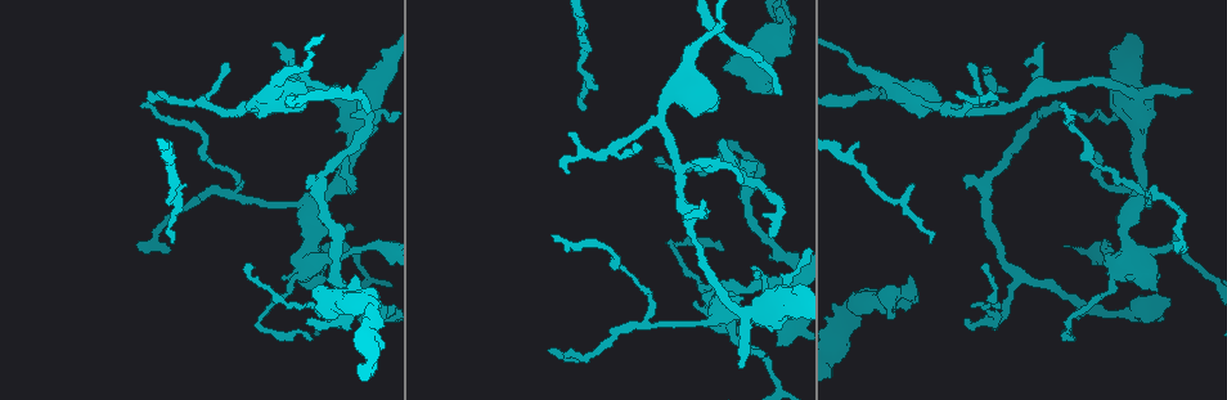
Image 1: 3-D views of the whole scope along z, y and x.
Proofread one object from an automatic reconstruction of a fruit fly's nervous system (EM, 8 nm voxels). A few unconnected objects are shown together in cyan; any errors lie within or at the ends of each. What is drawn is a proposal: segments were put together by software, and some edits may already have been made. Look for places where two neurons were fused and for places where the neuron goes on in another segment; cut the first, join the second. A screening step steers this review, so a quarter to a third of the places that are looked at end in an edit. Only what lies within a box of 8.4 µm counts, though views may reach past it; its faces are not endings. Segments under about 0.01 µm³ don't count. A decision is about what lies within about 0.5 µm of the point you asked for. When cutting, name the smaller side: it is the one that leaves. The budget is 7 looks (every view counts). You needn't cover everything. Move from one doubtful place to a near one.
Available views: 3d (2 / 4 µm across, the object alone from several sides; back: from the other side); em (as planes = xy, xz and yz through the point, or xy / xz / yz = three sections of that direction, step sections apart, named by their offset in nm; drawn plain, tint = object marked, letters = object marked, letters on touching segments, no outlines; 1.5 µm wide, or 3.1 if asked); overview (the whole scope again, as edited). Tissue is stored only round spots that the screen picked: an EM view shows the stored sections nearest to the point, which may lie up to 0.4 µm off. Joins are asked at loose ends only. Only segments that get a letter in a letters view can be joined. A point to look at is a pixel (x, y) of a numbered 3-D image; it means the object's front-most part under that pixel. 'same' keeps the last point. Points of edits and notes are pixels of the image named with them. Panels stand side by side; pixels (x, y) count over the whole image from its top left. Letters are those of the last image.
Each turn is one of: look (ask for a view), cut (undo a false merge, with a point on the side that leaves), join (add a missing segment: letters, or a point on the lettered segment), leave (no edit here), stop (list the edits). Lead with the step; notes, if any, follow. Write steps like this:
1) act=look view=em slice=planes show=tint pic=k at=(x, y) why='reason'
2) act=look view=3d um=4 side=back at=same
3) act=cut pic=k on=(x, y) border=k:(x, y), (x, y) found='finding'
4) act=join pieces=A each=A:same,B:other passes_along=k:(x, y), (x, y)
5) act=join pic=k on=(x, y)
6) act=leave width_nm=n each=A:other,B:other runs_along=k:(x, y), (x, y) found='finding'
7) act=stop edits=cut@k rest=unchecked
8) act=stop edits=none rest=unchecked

act=look view=em slice=xz step=8 show=letters pic=1 at=(965, 320) why='free end'

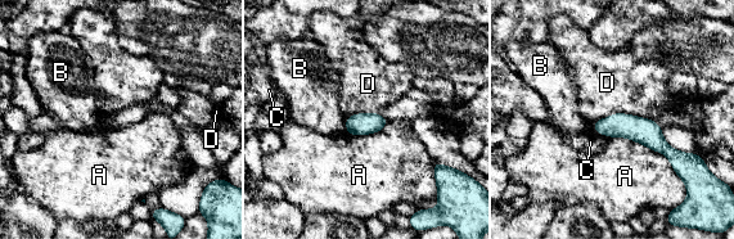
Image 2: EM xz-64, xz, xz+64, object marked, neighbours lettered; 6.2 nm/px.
act=look view=em slice=planes show=letters at=same why='cut it another way'

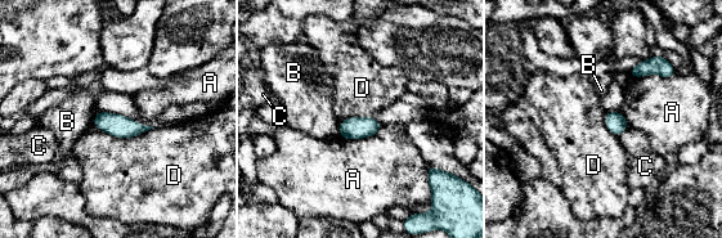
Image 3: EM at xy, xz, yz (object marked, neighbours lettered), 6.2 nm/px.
act=leave width_nm=130 each=A:other,B:other,C:other,D:other border=3:(92, 122), (116, 137), (155, 128) found='none of them fits'

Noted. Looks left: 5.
act=look view=3d um=2 pic=1 at=(779, 90) why='end of a long branch'

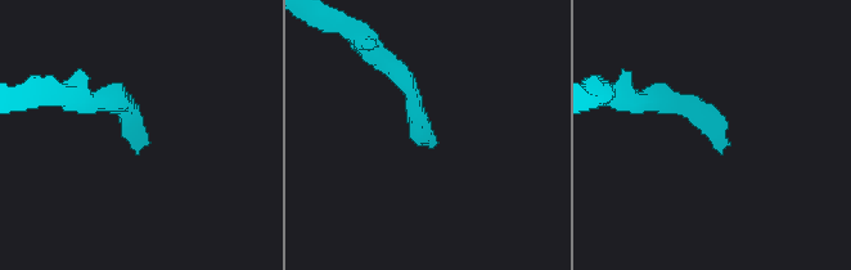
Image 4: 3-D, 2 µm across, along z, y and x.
act=look view=em slice=planes show=letters pic=4 at=(720, 153)

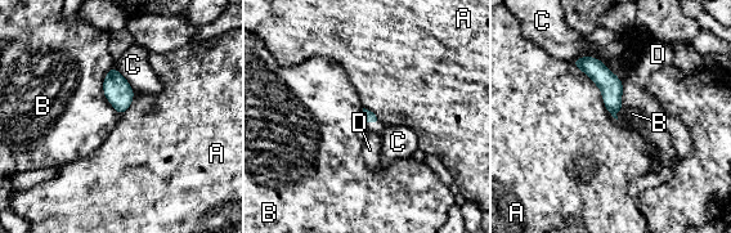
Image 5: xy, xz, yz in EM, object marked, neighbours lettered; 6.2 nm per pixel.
act=leave each=A:other,B:other,C:other,D:other runs_along=5:(577, 62), (611, 88), (614, 111) found='no lettered segment goes on from it'

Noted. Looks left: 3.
act=look view=3d um=4 pic=1 at=(993, 111) why='thin neck'

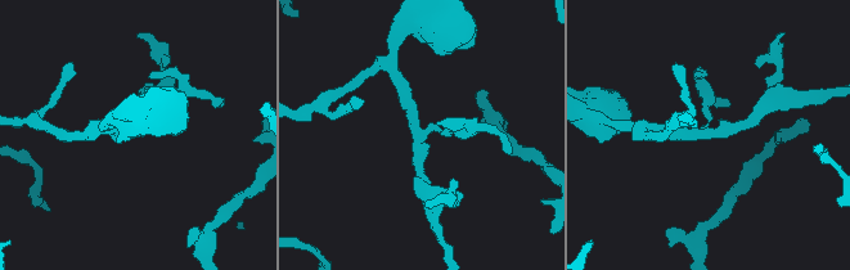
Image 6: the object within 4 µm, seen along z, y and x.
act=look view=em slice=planes show=tint pic=6 at=(710, 134) arms=3

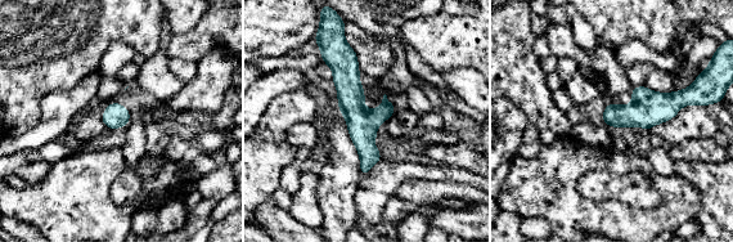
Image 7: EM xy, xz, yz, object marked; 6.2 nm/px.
act=look view=em slice=planes show=letters at=same

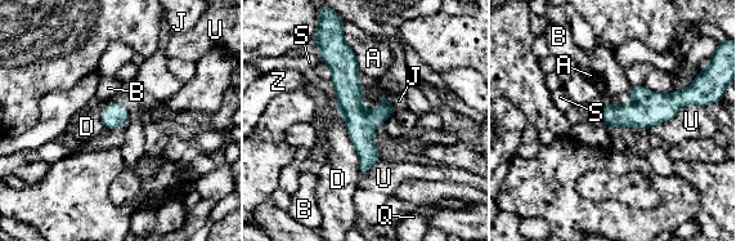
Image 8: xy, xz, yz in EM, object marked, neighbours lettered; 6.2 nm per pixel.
act=leave each=A:other,B:other,D:other,J:other,Q:other,S:other,U:other,Z:other runs_along=8:(339, 48), (363, 172) found='continuous, no second neuron'

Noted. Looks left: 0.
act=stop edits=none rest=unchecked

